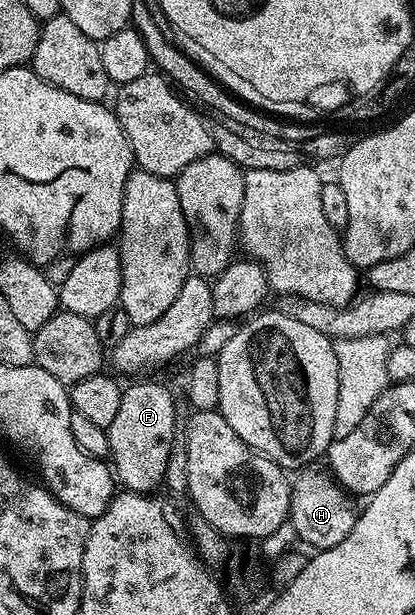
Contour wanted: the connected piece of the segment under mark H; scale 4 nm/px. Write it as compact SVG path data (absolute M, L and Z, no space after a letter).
M319 468L304 469L294 479L291 487L289 525L295 530L296 539L300 543L303 541L305 545L315 546L311 548L321 551L325 548L333 548L333 544L341 544L341 540L349 536L357 517L357 510L356 507L351 507L352 499L347 491L330 473L322 474L315 469Z

